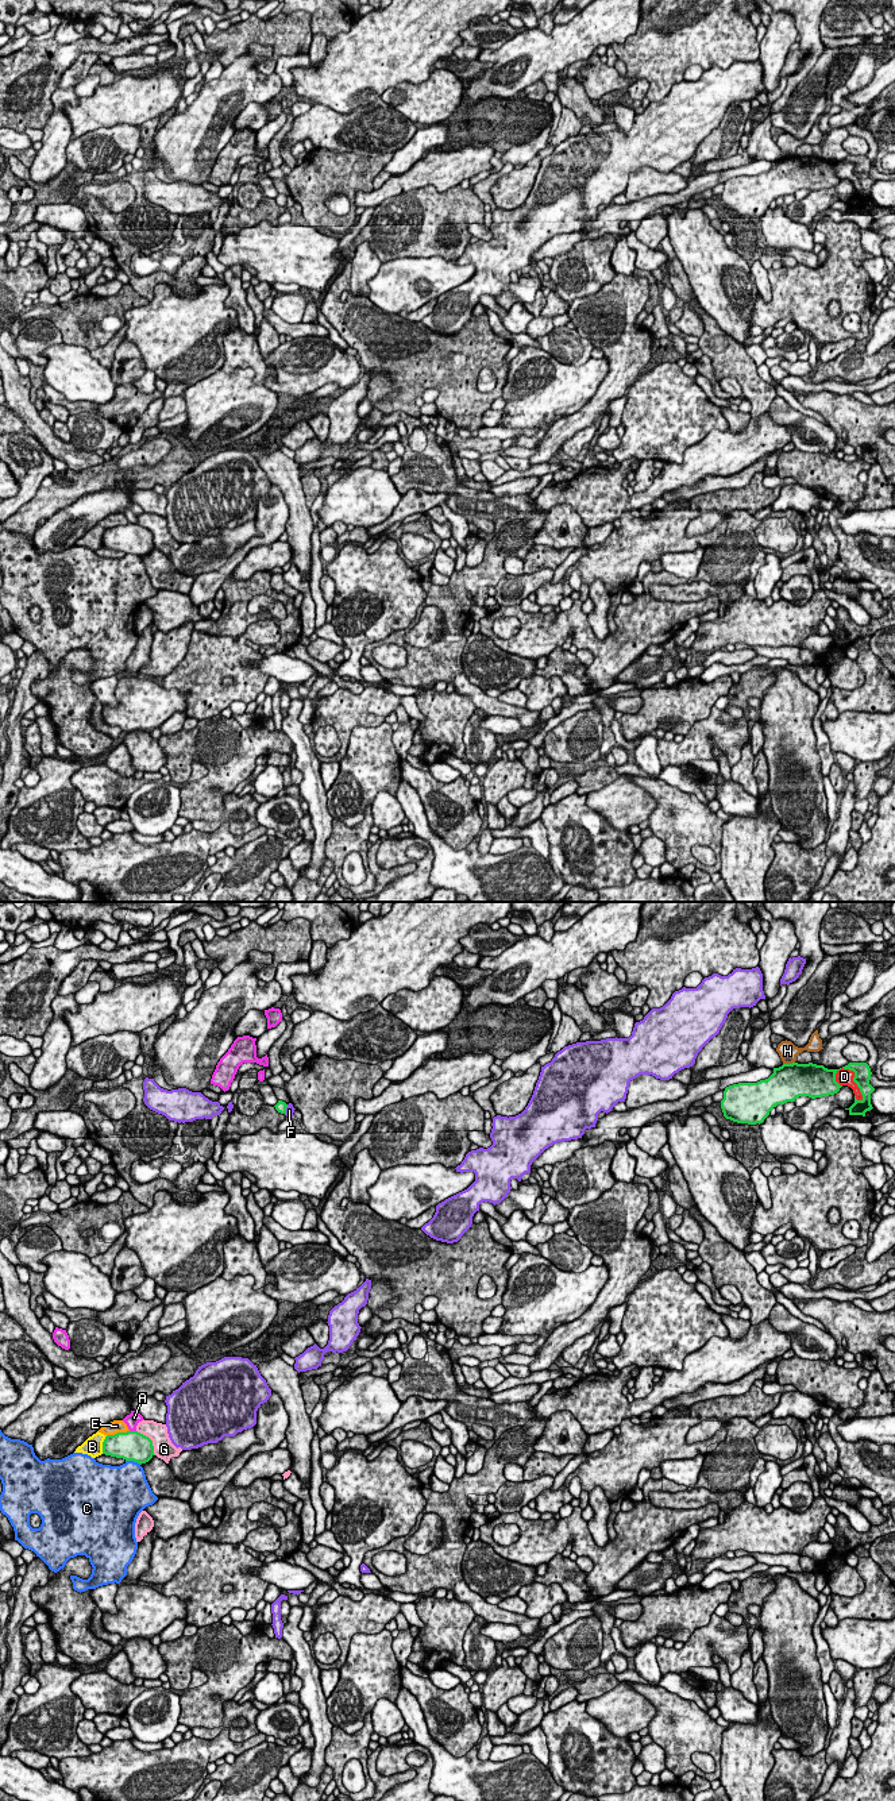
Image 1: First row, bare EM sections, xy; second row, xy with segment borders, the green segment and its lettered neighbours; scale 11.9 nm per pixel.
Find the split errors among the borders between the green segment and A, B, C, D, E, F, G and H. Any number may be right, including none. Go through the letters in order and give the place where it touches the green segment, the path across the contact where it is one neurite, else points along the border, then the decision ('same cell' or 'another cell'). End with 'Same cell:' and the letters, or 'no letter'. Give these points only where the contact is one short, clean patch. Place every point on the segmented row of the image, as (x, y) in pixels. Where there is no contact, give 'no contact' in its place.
A: xy (132, 1431) | along xy (130, 1430), (135, 1431) | another cell
B: xy (103, 1445) | another cell
C: xy (134, 1461) | another cell
D: xy (853, 1079) | another cell
E: xy (118, 1433) | another cell
F: xy (285, 1110) | along xy (288, 1105), (285, 1114) | another cell
G: xy (151, 1441) | another cell
H: xy (789, 1064) | another cell
Same cell: no letter

